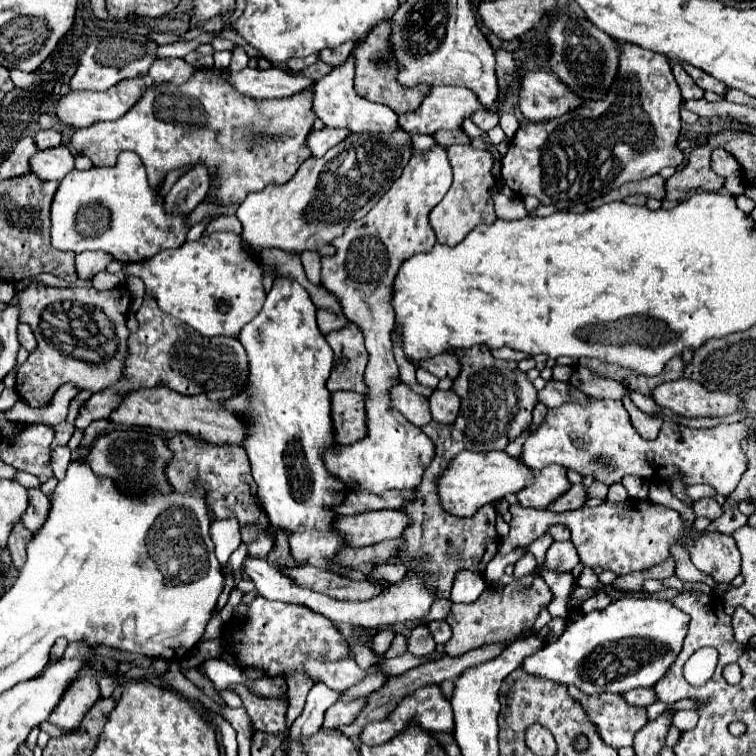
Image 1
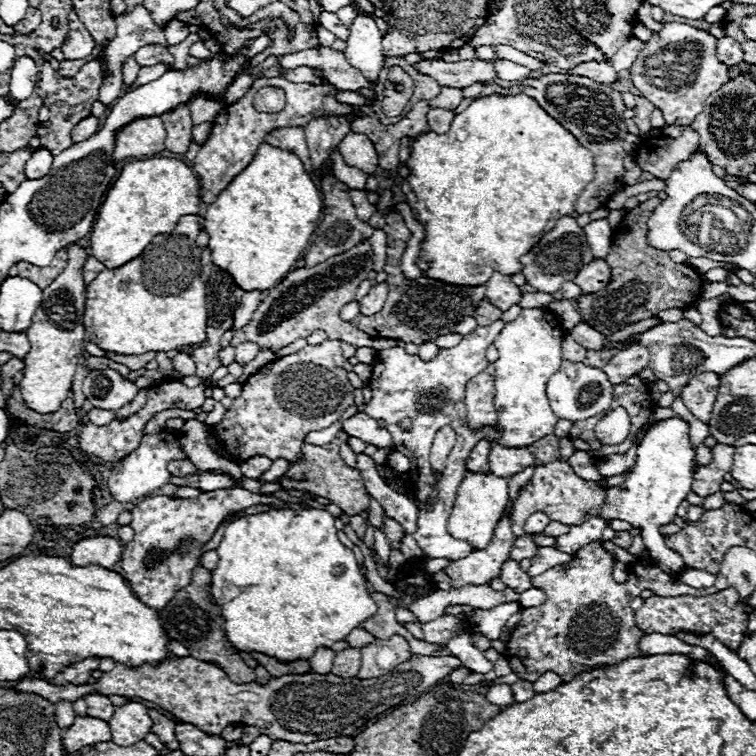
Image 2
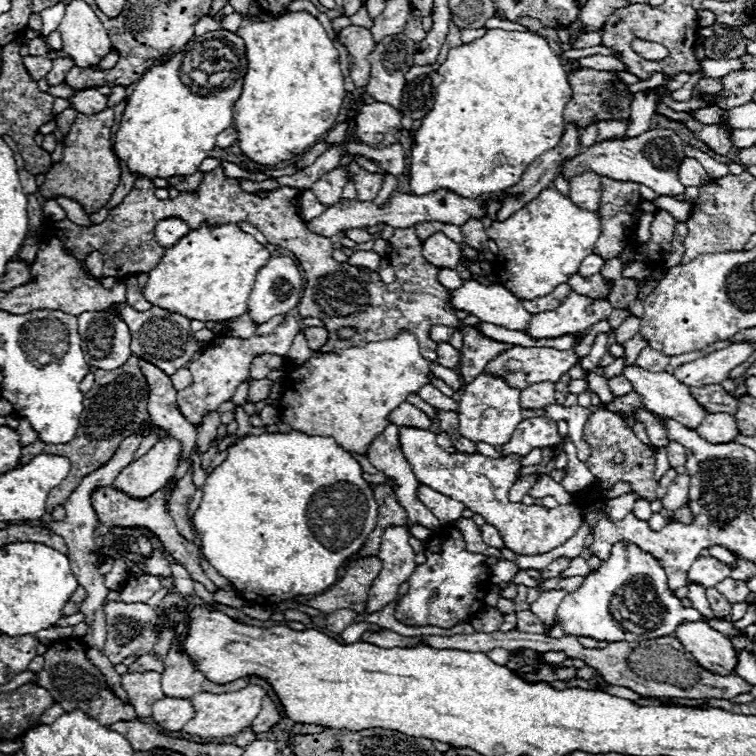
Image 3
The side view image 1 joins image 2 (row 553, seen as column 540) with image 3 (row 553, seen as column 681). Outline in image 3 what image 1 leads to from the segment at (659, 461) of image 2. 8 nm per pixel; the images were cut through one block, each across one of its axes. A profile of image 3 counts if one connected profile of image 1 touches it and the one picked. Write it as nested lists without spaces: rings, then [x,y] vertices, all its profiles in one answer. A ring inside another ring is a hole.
[[[616,542],[612,546],[610,558],[602,560],[602,564],[584,578],[576,592],[566,594],[558,606],[556,616],[562,622],[566,634],[608,642],[640,642],[670,636],[684,620],[704,620],[710,628],[716,628],[728,638],[744,636],[744,632],[734,628],[734,622],[708,620],[694,608],[684,608],[674,590],[668,588],[668,576],[658,560],[652,554],[642,552],[638,544],[632,542]]]

